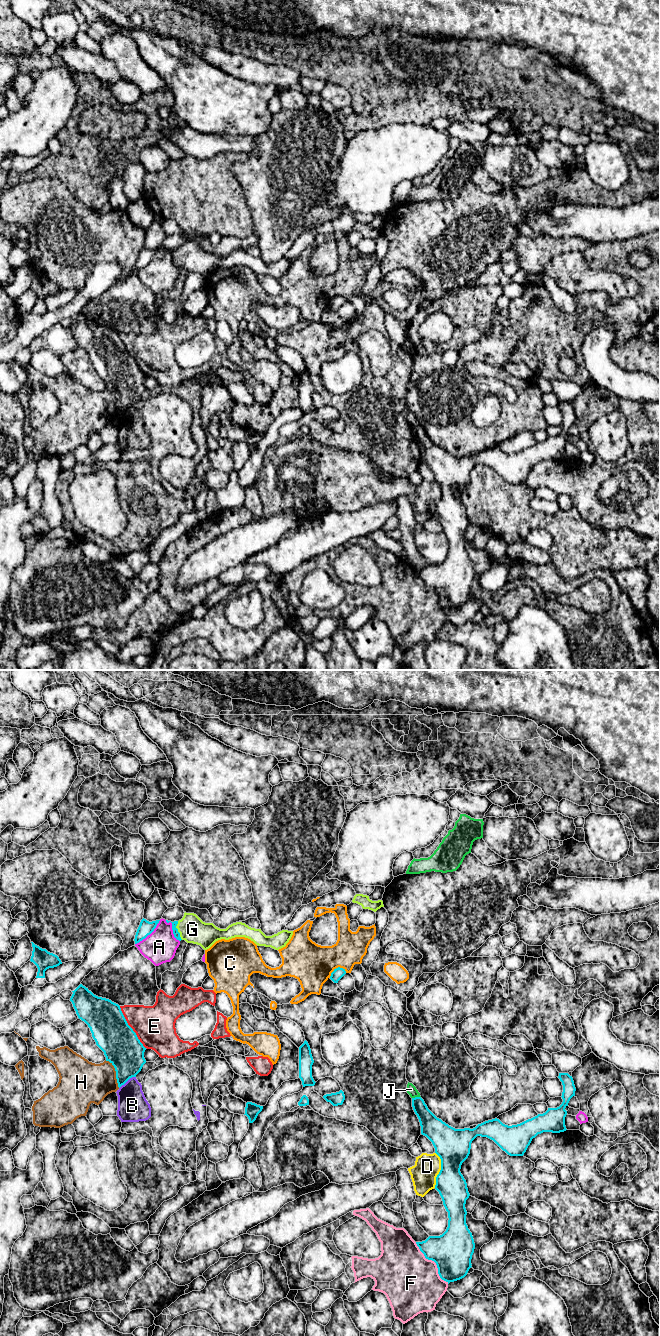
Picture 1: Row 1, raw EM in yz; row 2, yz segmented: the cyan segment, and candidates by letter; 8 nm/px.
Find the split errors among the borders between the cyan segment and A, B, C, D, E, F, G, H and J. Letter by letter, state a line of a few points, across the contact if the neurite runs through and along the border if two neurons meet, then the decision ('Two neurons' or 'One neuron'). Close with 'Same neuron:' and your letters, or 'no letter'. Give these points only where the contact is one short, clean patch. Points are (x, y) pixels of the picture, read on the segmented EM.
A: Two neurons
B: Two neurons
C: Two neurons
D: Line: yz (435, 1152), (440, 1159), (440, 1171), (436, 1177), (434, 1187). Two neurons
E: Two neurons
F: Two neurons
G: Line: yz (175, 931), (177, 930), (192, 929). One neuron
H: Two neurons
J: Line: yz (420, 1096), (412, 1098). Two neurons
Same neuron: G

